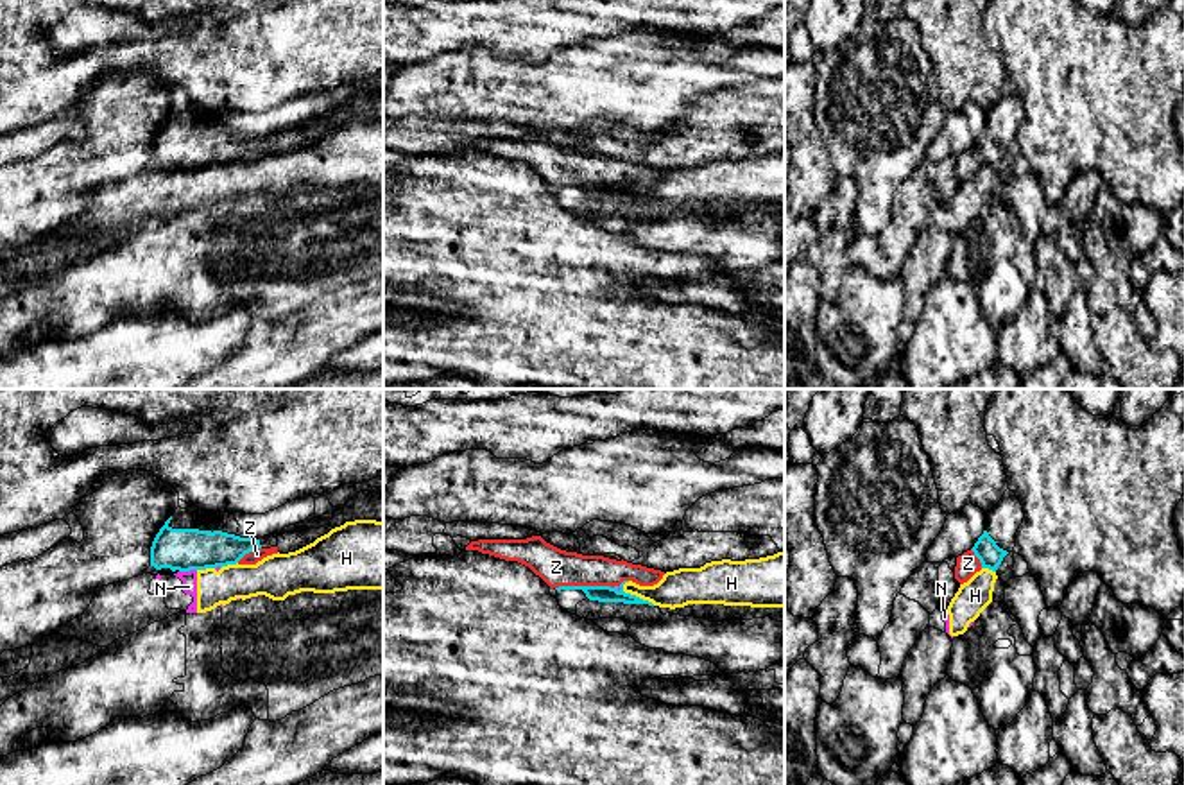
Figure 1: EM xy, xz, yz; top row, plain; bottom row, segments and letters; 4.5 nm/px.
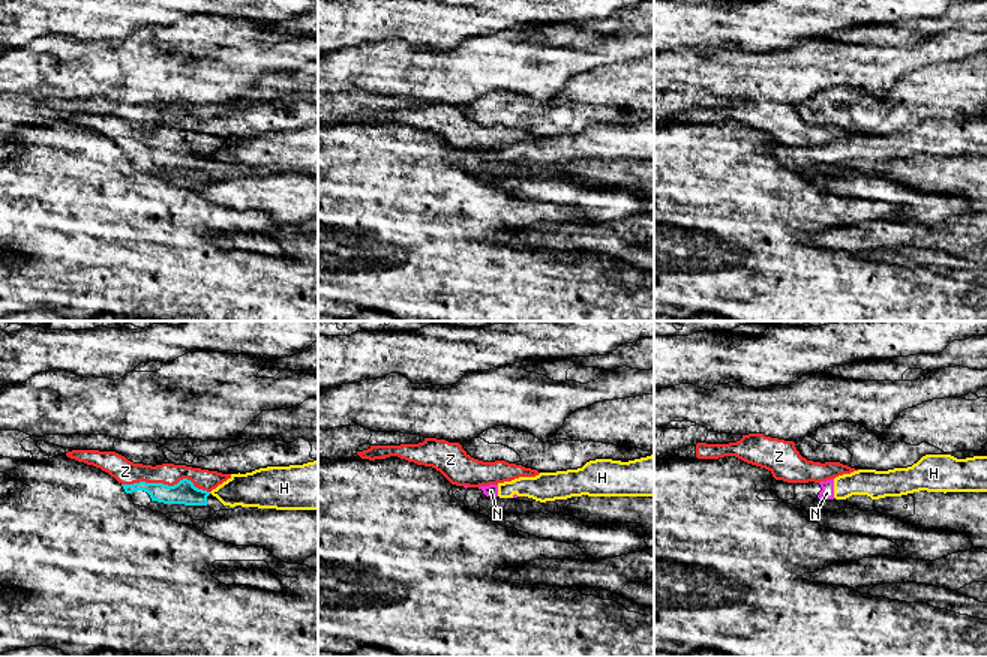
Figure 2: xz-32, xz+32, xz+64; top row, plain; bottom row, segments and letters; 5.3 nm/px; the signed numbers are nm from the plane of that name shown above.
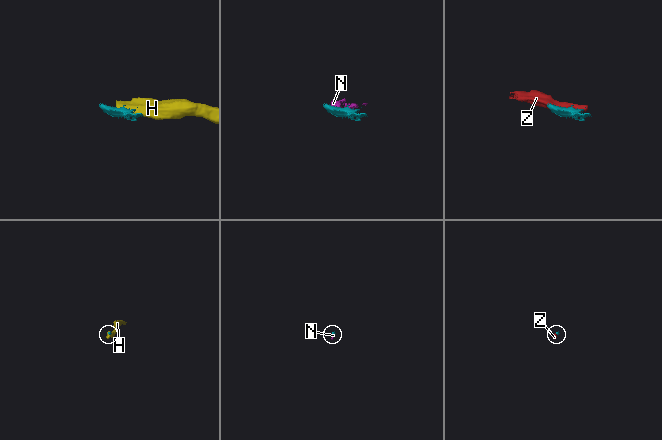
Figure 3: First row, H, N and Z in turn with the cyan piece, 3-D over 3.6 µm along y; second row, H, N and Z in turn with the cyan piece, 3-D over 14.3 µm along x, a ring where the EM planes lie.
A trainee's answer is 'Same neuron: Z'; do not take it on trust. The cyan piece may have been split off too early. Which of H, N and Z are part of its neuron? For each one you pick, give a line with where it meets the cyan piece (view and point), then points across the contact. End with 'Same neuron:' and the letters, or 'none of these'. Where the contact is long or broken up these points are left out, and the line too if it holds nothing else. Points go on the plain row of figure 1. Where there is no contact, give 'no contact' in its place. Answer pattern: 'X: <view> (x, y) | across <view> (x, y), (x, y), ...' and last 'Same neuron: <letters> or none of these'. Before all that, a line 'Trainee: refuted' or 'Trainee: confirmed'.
Trainee: confirmed
Z: xz (592, 185)
Same neuron: Z

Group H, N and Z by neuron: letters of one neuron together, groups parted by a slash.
H N / Z

